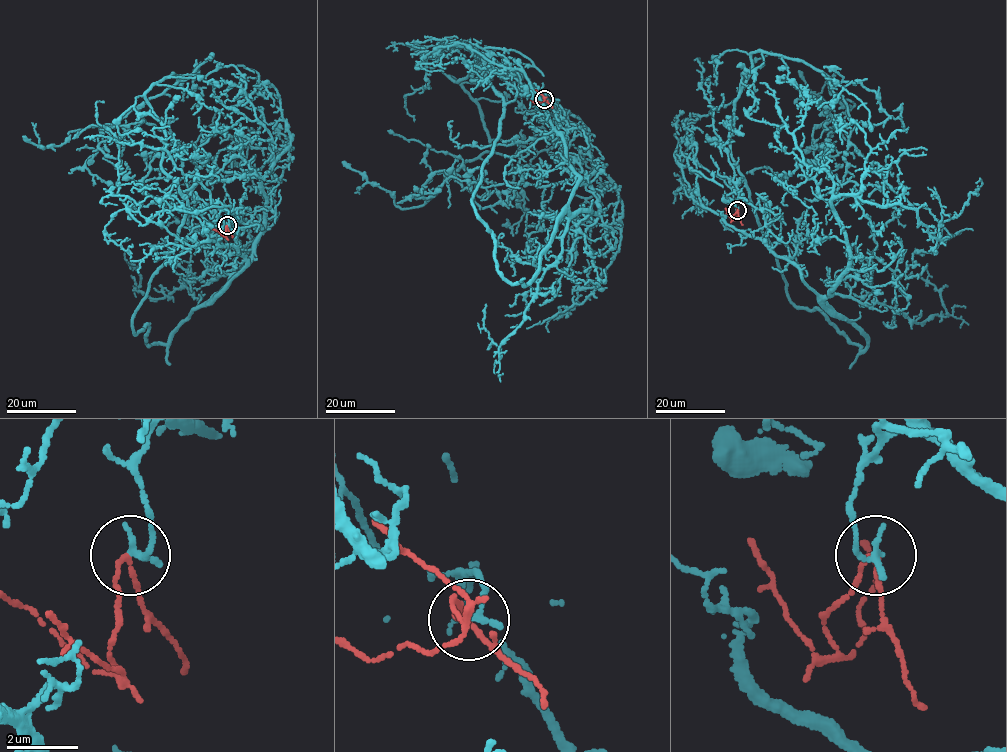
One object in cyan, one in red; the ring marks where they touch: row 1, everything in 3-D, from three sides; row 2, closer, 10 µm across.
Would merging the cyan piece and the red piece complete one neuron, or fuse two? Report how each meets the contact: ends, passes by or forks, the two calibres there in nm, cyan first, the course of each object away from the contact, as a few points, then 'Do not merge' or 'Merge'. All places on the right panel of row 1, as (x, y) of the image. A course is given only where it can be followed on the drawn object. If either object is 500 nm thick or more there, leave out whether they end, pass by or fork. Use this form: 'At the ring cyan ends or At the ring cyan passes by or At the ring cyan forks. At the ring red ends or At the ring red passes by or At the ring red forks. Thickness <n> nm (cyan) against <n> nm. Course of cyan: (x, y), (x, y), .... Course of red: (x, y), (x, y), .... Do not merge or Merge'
At the ring cyan ends. At the ring red passes by. Thickness 220 nm (cyan) against 110 nm. Course of cyan: (738, 210), (724, 180), (743, 178), (729, 133), (751, 54), (806, 62), (850, 107), (823, 115), (775, 82). Course of red: (738, 210), (732, 217), (735, 220), (738, 211), (735, 207). Do not merge

